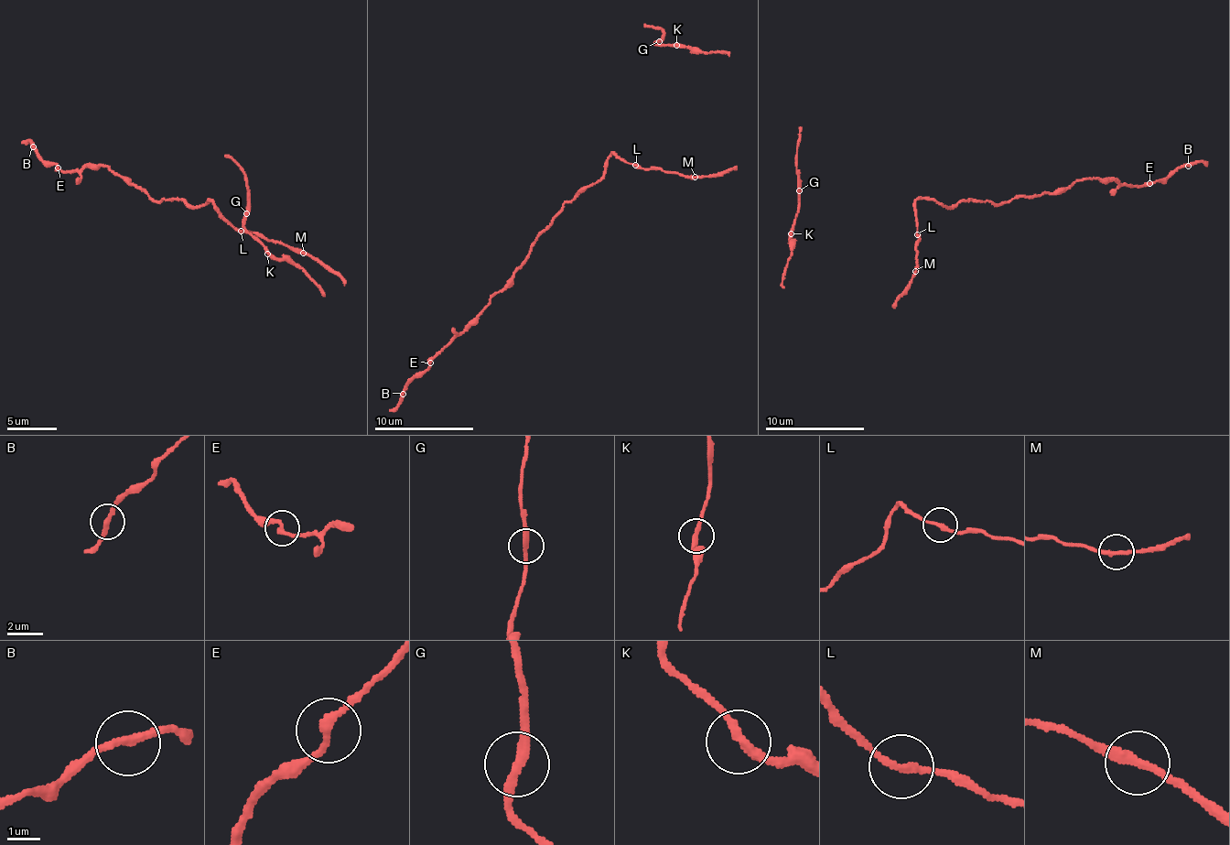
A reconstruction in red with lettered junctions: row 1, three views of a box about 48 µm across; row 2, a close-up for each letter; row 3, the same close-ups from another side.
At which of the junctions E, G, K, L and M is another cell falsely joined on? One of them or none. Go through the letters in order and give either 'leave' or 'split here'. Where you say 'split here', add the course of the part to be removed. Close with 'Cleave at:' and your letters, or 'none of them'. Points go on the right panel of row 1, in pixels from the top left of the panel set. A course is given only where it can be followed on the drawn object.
E: leave
G: leave
K: leave
L: leave
M: leave
Cleave at: none of them

